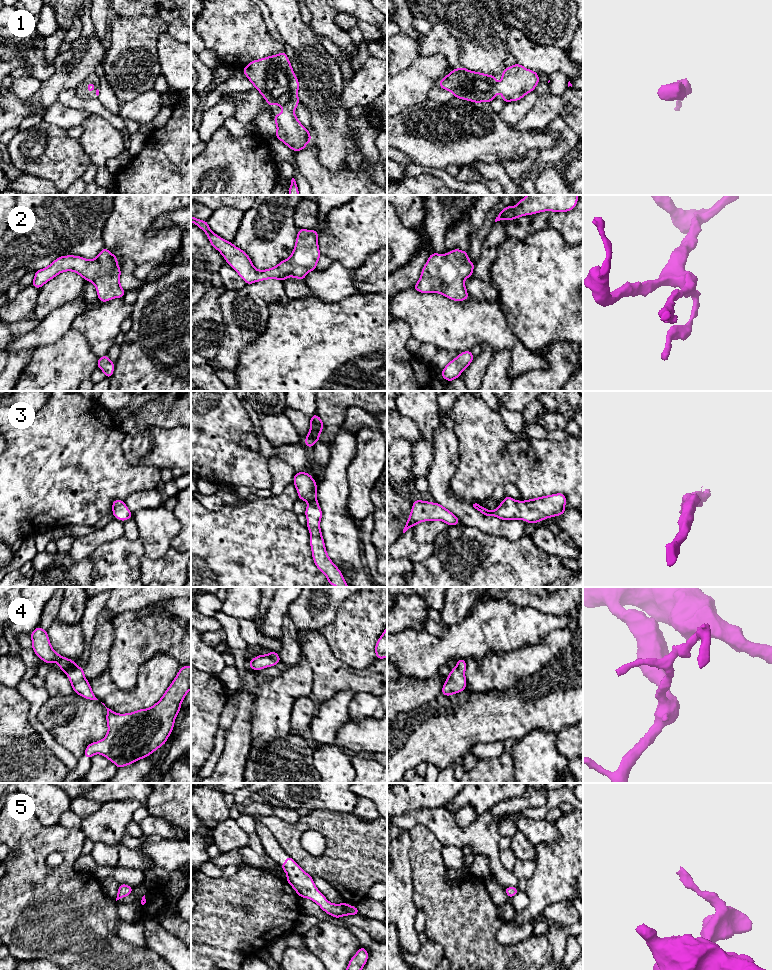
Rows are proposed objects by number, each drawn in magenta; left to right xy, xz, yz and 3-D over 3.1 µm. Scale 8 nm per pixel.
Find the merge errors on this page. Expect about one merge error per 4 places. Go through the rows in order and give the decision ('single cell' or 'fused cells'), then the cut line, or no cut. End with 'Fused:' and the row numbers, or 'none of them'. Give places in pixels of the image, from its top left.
1: single cell; no cut
2: single cell; no cut
3: single cell; no cut
4: single cell; no cut
5: single cell; no cut
Fused: none of them

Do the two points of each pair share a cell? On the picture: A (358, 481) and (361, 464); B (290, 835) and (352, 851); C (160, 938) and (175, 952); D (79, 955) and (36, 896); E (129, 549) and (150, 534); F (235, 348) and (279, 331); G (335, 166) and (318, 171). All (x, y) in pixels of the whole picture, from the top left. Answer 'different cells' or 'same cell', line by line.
A: same cell
B: same cell
C: same cell
D: same cell
E: different cells
F: different cells
G: different cells

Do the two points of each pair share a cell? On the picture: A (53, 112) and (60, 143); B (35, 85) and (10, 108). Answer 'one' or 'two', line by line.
A: two
B: two

